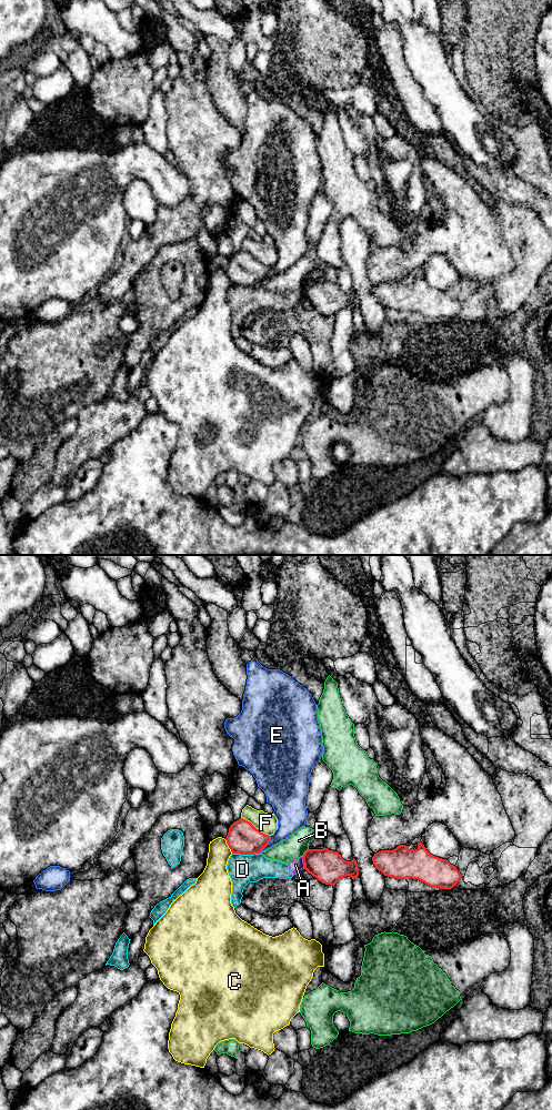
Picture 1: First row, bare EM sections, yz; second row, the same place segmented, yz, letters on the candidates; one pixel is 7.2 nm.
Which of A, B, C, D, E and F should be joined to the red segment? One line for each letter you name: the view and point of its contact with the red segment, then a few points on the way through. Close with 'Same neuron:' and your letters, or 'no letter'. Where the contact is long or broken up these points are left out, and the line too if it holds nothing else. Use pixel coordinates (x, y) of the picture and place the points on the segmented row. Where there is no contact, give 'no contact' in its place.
Same neuron: no letter

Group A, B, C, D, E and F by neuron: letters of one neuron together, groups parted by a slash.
A D / B / C / E / F

